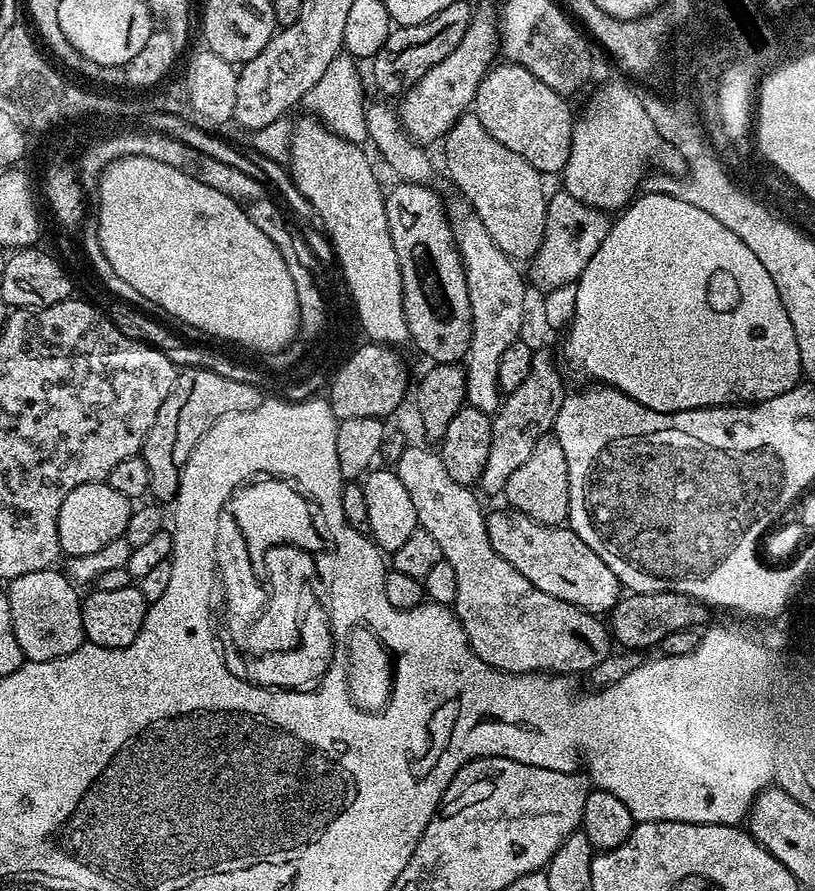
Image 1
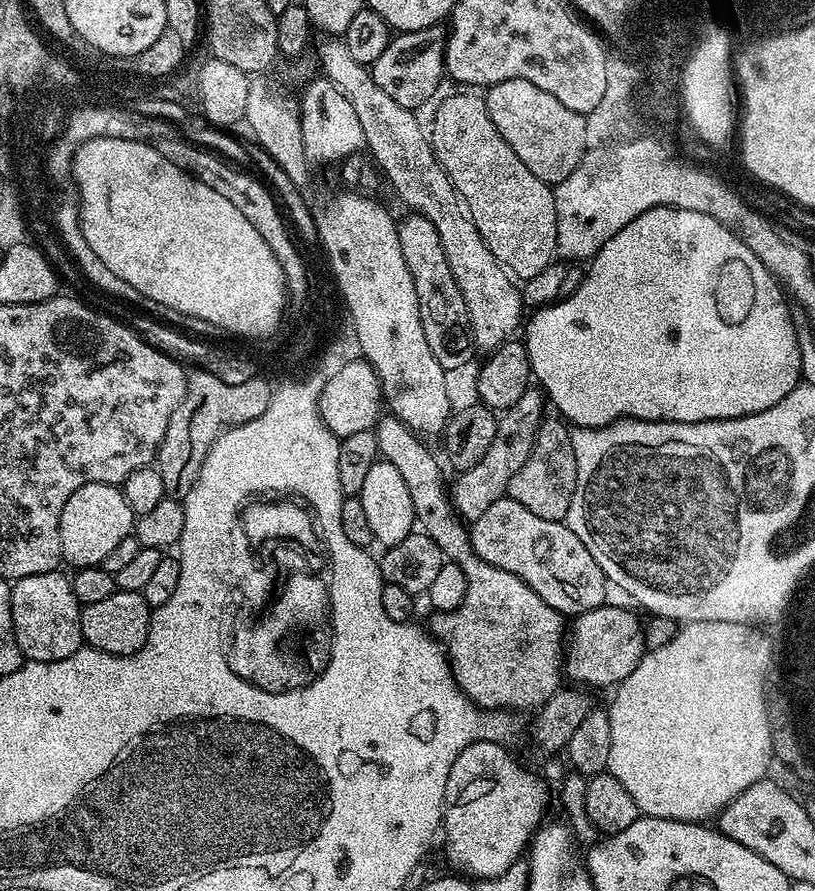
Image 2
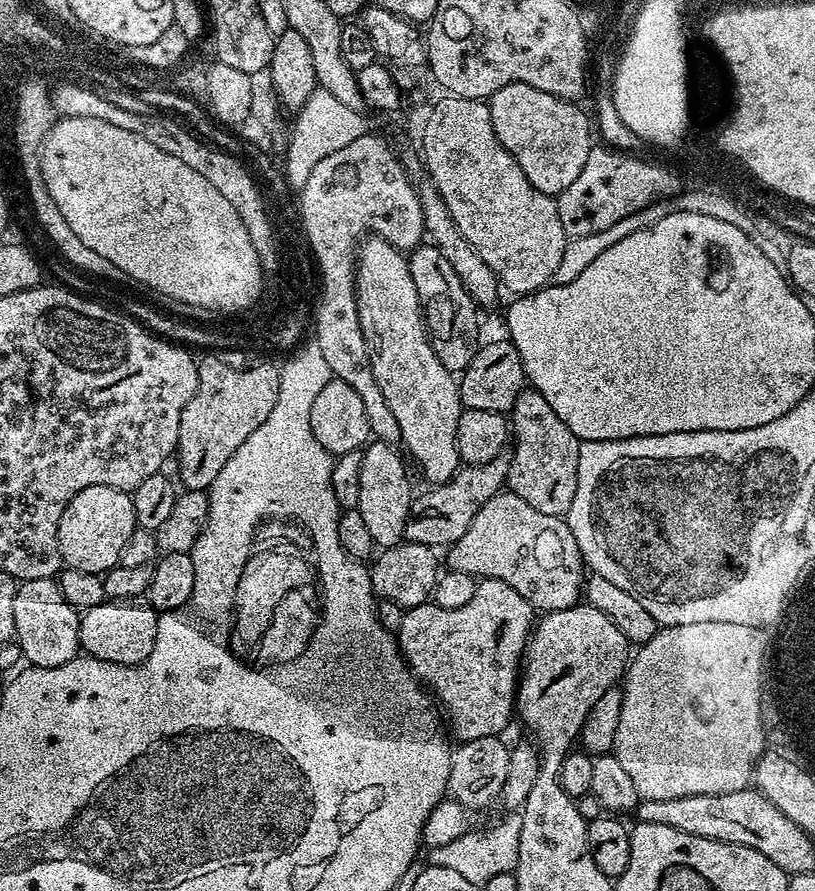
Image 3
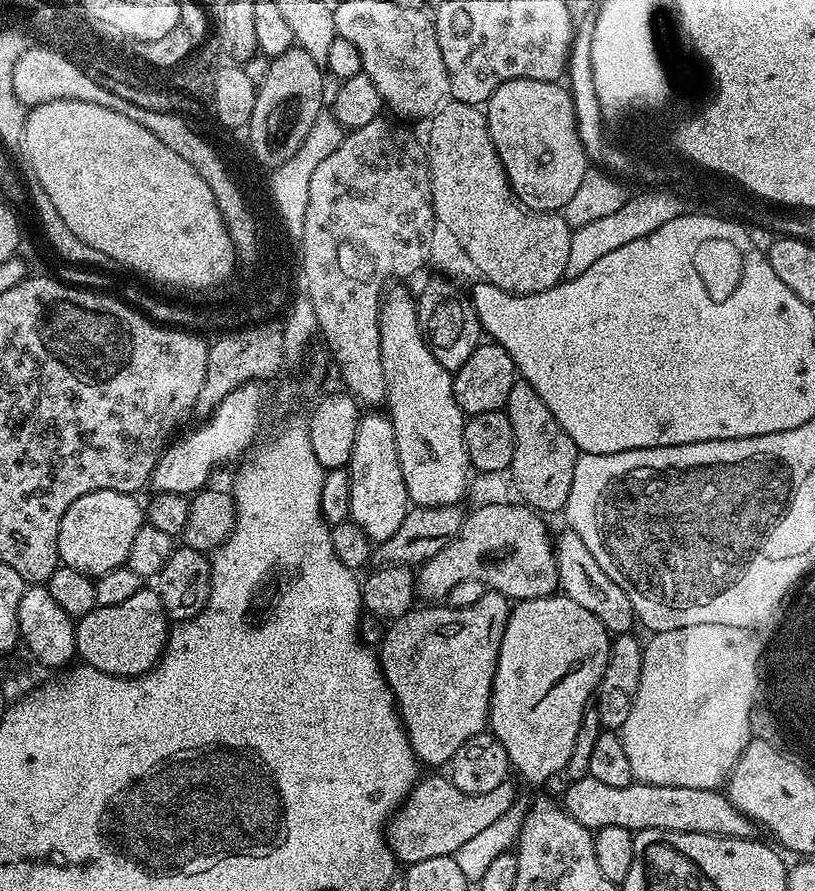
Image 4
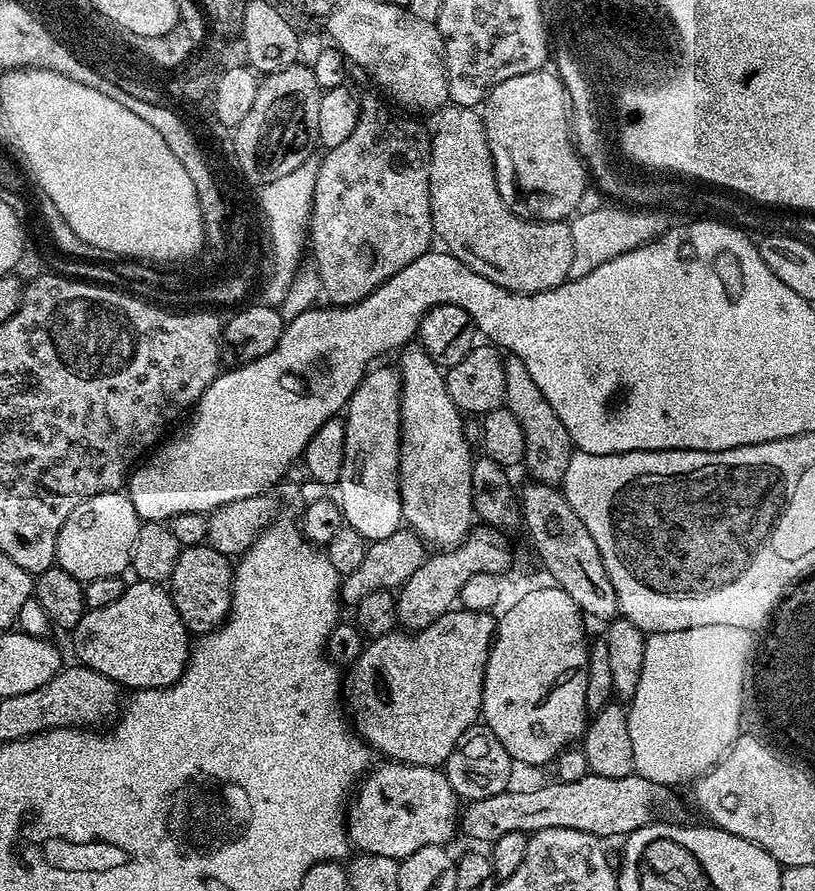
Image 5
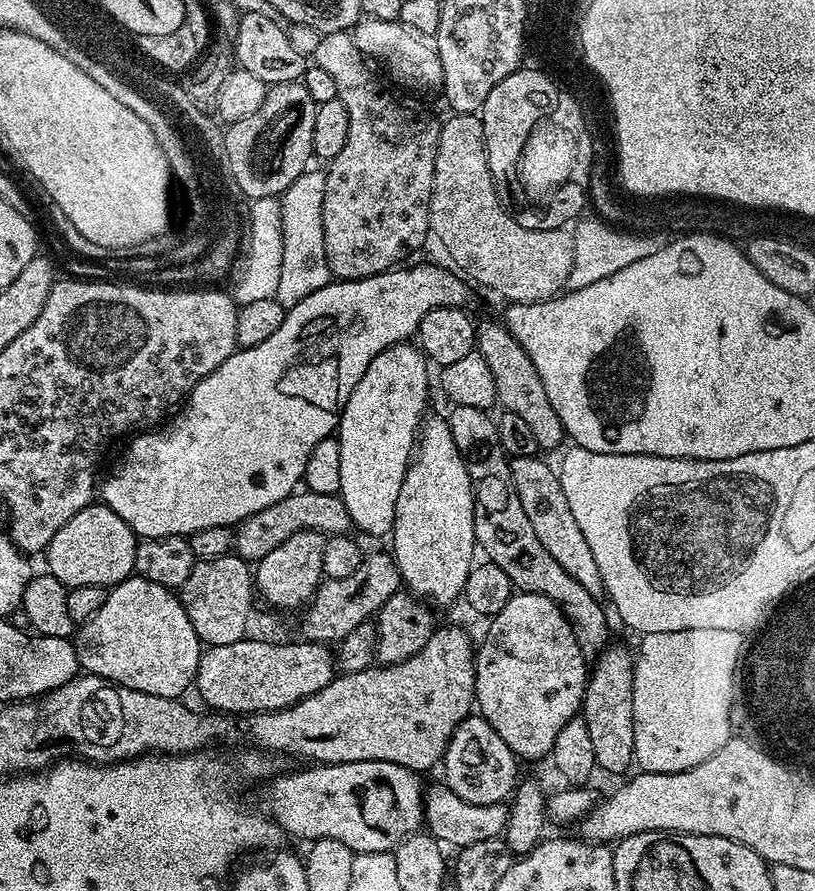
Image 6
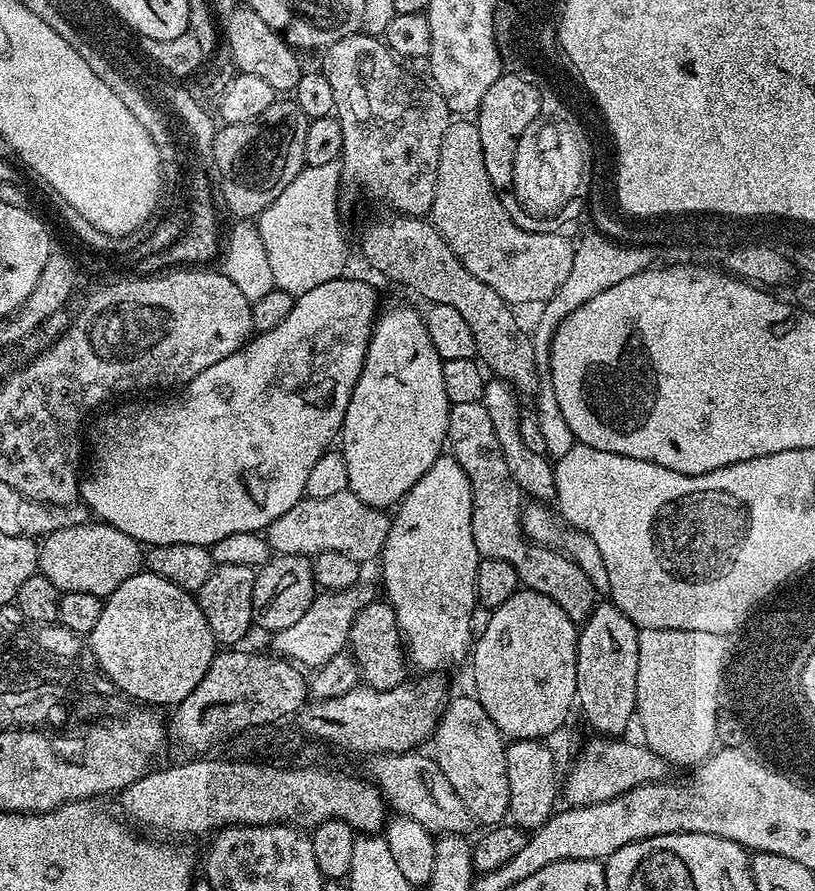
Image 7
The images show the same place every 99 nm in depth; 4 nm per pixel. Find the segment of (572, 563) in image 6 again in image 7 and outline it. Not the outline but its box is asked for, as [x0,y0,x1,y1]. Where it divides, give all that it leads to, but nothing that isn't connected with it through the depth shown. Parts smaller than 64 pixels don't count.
[482,379,556,502]

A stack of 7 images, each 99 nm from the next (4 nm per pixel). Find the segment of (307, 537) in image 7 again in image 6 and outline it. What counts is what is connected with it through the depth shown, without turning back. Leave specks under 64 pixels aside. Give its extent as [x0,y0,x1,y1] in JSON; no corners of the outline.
[234,490,352,562]

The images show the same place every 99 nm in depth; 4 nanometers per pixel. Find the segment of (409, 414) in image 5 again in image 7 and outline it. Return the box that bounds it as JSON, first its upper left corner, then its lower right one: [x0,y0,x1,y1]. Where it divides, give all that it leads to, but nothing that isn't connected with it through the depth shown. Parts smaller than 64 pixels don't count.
[378,454,482,674]

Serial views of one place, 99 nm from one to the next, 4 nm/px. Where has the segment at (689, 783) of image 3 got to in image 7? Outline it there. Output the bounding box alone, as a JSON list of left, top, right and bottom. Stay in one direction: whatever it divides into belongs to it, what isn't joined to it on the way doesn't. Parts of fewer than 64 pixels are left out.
[635,629,721,765]

